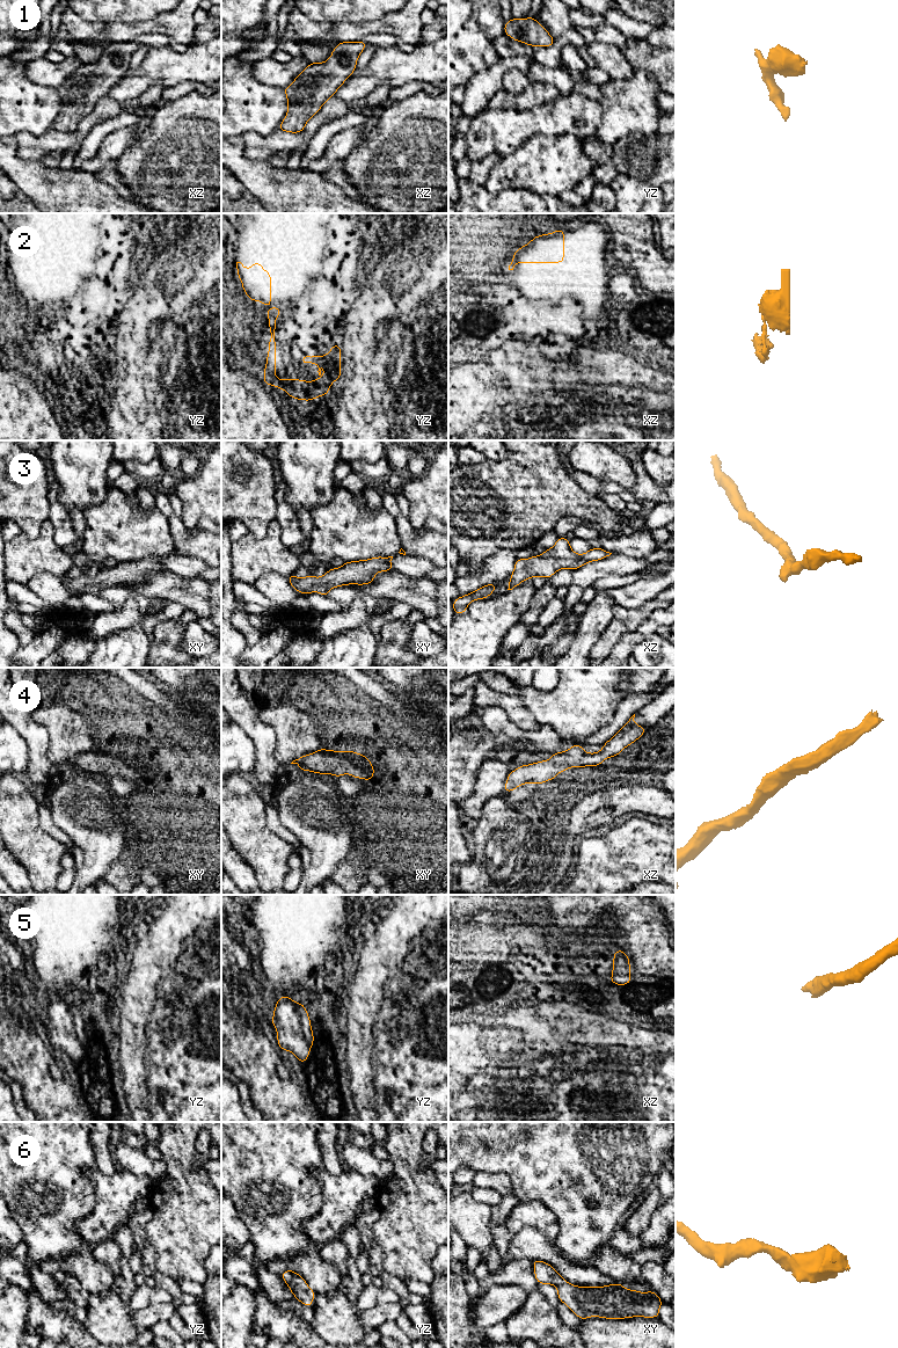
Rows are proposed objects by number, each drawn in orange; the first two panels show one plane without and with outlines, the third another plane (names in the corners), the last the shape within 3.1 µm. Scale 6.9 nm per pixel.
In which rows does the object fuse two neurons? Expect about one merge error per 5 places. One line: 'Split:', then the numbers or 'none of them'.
Split: none of them

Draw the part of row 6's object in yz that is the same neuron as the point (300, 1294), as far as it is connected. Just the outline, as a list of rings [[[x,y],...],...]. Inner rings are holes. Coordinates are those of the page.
[[[291,1268],[285,1270],[282,1275],[283,1281],[289,1285],[289,1290],[294,1295],[295,1299],[306,1306],[313,1306],[313,1298],[315,1291],[312,1290],[305,1278]]]

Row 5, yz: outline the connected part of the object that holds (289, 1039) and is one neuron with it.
[[[282,996],[276,1003],[271,1022],[277,1030],[278,1047],[291,1051],[300,1064],[305,1063],[314,1044],[314,1034],[302,1003],[294,1003],[289,996]]]

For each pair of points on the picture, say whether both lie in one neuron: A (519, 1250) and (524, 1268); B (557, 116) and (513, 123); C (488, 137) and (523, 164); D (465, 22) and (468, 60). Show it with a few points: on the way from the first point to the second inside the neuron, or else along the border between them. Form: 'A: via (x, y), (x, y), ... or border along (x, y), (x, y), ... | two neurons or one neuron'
A: border along (508, 1257), (532, 1260) | two neurons
B: via (547, 119), (524, 123) | one neuron
C: border along (530, 136), (511, 152), (498, 158) | two neurons
D: via (465, 31), (465, 51) | one neuron

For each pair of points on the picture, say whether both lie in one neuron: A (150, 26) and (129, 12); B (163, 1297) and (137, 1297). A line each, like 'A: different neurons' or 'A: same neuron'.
A: different neurons
B: same neuron

